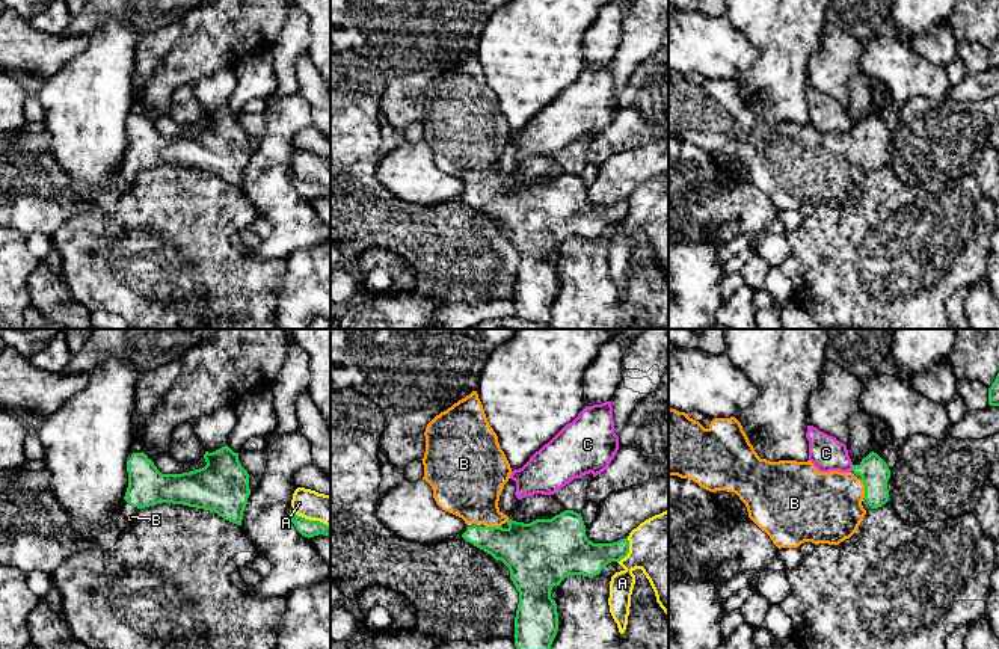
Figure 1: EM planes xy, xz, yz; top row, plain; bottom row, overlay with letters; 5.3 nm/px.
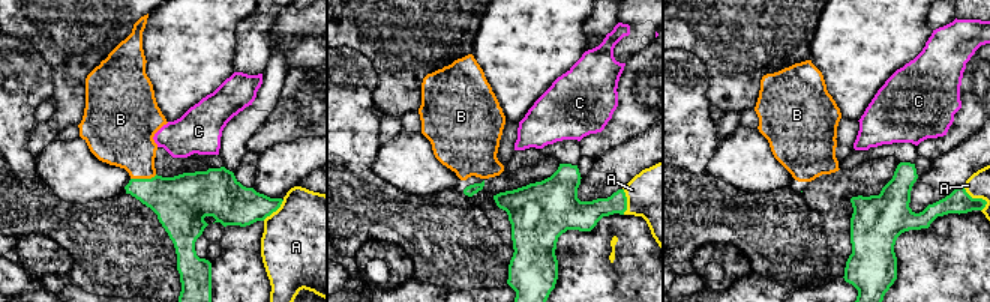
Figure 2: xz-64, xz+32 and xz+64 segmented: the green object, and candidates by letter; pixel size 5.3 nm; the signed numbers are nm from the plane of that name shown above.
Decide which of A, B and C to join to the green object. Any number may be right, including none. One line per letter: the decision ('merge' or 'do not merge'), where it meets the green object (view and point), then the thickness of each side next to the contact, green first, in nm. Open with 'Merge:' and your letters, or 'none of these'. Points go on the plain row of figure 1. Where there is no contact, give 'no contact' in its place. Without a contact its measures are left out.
Merge: B
A: do not merge; meets green in xz at (628, 213); 190 nm thick on the green side, 360 nm on the other
B: merge; meets green in yz at (865, 151); 160 nm thick on the green side, 380 nm on the other
C: do not merge; meets green in yz at (853, 130); 160 nm thick on the green side, 180 nm on the other

